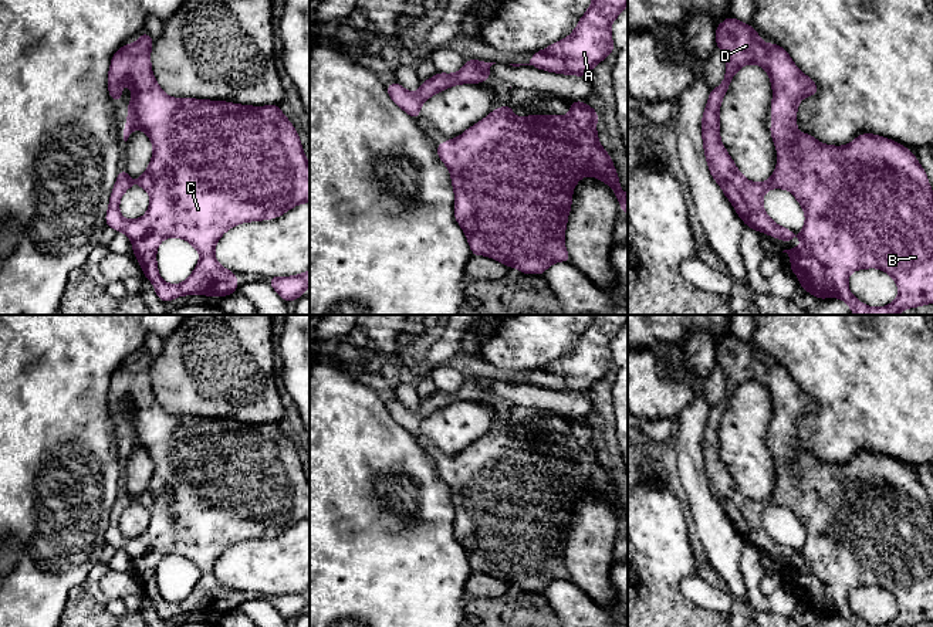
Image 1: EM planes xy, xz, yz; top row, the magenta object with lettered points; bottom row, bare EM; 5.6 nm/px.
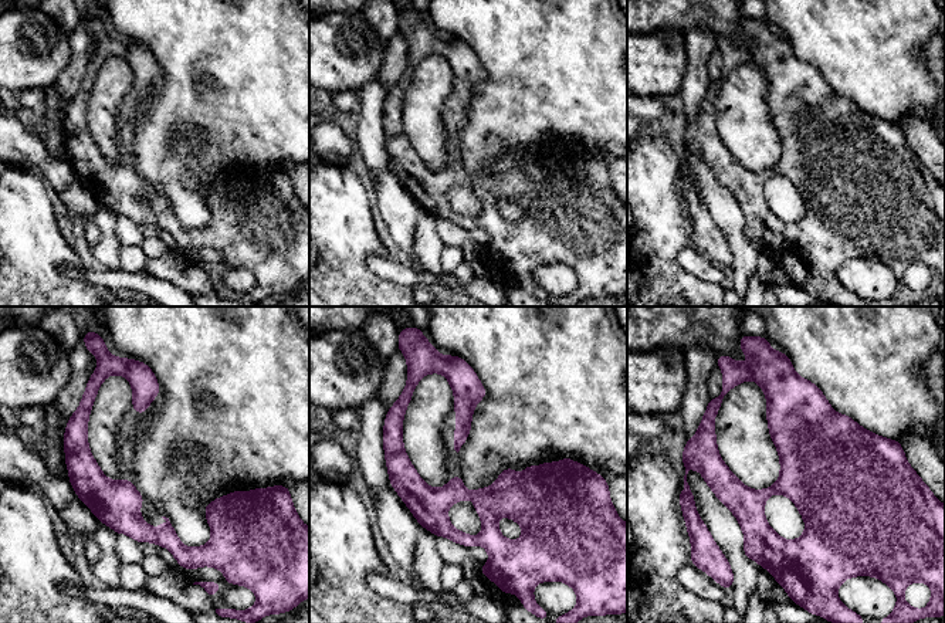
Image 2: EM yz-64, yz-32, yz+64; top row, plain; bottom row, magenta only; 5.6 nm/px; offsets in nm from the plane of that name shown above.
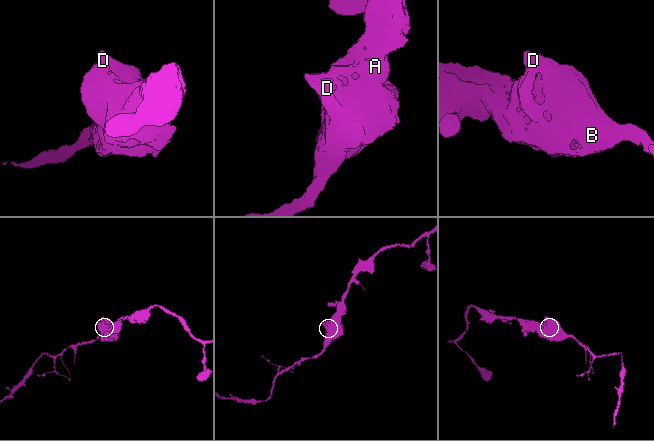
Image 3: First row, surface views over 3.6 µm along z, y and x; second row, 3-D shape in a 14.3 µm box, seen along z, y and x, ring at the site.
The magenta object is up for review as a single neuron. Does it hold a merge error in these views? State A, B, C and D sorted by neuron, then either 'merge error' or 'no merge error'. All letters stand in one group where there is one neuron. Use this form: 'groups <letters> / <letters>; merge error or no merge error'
groups A B C D; no merge error

